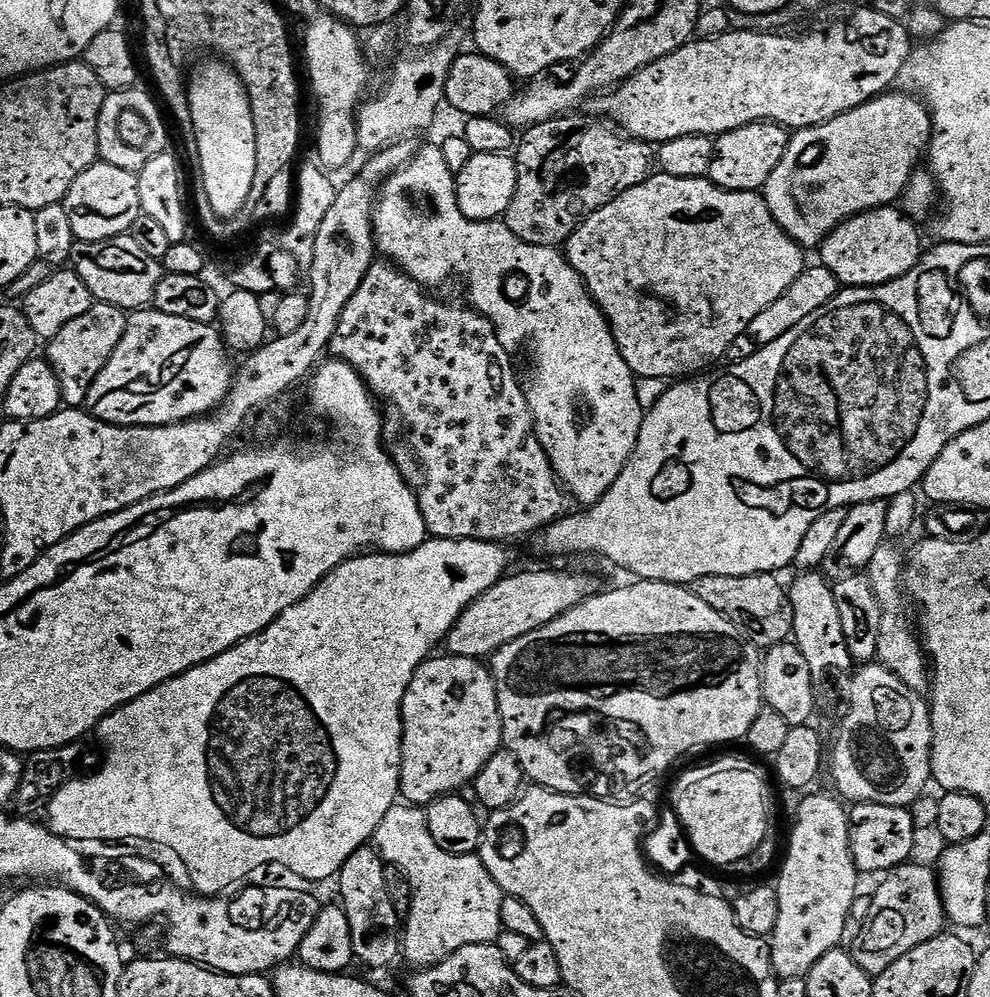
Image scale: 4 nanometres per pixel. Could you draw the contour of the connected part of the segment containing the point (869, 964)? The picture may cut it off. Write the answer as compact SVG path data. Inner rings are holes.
M912 863L902 864L881 880L884 881L877 886L876 892L871 893L870 914L859 925L860 933L850 945L854 962L858 962L858 966L873 978L881 976L891 964L902 958L902 954L914 950L914 946L941 935L946 927L941 887L933 869Z

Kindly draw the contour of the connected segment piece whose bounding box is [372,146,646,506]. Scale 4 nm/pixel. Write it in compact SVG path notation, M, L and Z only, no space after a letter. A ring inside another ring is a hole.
M439 146L421 147L406 167L384 181L372 214L372 231L376 233L379 255L390 258L395 267L411 280L417 280L425 289L433 290L439 284L449 282L450 273L440 272L446 270L442 266L448 266L448 262L462 266L455 275L468 283L467 303L492 323L498 342L509 354L516 354L523 344L532 340L532 388L528 405L534 434L542 450L546 450L546 458L550 458L550 466L567 495L575 503L577 500L580 506L591 506L600 501L606 490L614 486L626 462L630 462L630 454L634 454L634 446L638 446L638 434L642 430L646 409L638 402L637 377L633 376L630 366L626 366L608 320L588 293L583 278L568 265L567 255L559 247L547 248L522 242L522 238L515 236L507 223L500 220L466 218L458 206L456 177L446 166L446 158L442 158ZM510 272L522 272L524 284L520 290L512 290L512 296L520 298L504 300L502 280ZM579 404L588 407L585 420L580 420L580 412L576 409Z

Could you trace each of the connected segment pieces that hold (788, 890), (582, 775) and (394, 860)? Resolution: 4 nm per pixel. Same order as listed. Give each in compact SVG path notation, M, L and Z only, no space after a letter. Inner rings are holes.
M835 795L832 796L808 796L797 806L792 837L788 840L788 853L785 856L783 853L782 863L779 865L780 881L775 881L774 884L778 894L778 922L774 922L770 947L772 970L780 980L807 977L808 971L818 962L818 958L822 958L822 954L841 947L840 939L843 938L848 924L850 925L852 907L858 895L858 873L850 854L848 834L850 812Z
M636 580L628 582L625 588L616 588L613 592L607 590L601 591L590 599L584 600L576 608L571 608L566 614L562 614L554 622L550 622L546 626L542 626L538 630L534 630L530 634L526 634L522 638L514 638L514 642L510 642L506 646L499 648L490 658L490 671L494 678L494 686L498 694L498 710L502 718L502 730L504 731L503 747L514 754L514 758L518 758L518 762L522 766L525 777L533 785L548 788L552 792L561 792L567 796L593 796L595 800L606 800L609 802L628 802L633 798L644 794L644 791L659 778L663 772L668 772L672 768L675 760L683 758L687 752L692 752L695 748L704 748L707 744L732 744L735 740L743 741L747 737L750 725L753 724L754 718L758 718L758 714L765 707L764 703L764 683L760 677L760 669L762 667L762 652L755 644L751 644L744 639L744 635L735 628L730 621L722 614L718 614L718 610L710 610L710 606L706 606L706 602L702 602L702 598L698 598L692 593L691 587L681 586L678 584L663 584L657 580Z
M397 802L390 814L378 822L374 847L385 865L393 864L408 879L412 891L412 905L402 924L402 956L413 964L413 969L432 968L462 950L462 946L499 941L504 892L479 855L446 854L430 838L428 813L423 807Z

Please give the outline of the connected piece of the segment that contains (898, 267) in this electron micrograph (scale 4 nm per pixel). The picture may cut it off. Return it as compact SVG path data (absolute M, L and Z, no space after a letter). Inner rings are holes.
M899 207L875 208L842 222L818 249L819 263L834 274L844 288L882 286L902 278L920 261L920 232L917 221L905 216Z

